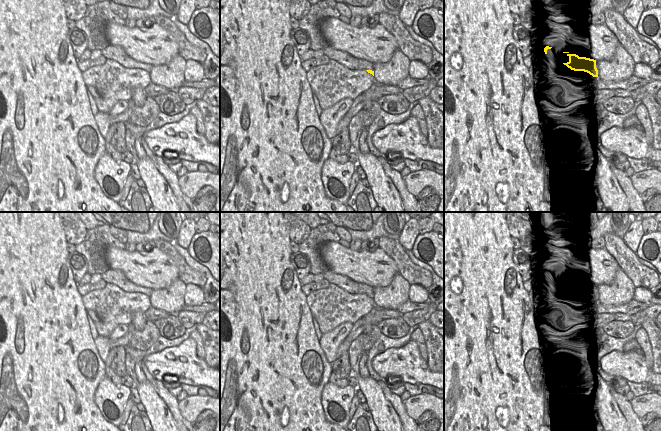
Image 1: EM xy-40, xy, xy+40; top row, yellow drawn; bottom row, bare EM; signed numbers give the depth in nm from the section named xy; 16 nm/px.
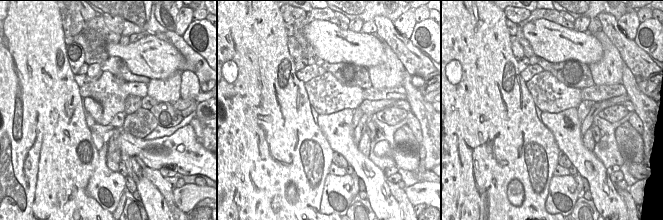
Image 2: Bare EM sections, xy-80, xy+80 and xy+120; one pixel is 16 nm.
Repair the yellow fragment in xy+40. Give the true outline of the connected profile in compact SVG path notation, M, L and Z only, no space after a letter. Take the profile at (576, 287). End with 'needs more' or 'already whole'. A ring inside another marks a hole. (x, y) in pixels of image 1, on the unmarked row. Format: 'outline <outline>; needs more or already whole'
outline M549 270L544 272L544 276L550 279L554 284L559 284L571 294L584 295L593 301L598 301L597 285L594 283L579 281L569 276L561 276Z; needs more

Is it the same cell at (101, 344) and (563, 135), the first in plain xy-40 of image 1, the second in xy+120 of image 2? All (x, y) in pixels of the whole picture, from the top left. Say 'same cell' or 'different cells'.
same cell

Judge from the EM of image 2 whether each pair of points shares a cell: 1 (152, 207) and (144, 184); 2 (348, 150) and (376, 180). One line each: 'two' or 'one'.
1: one
2: one

